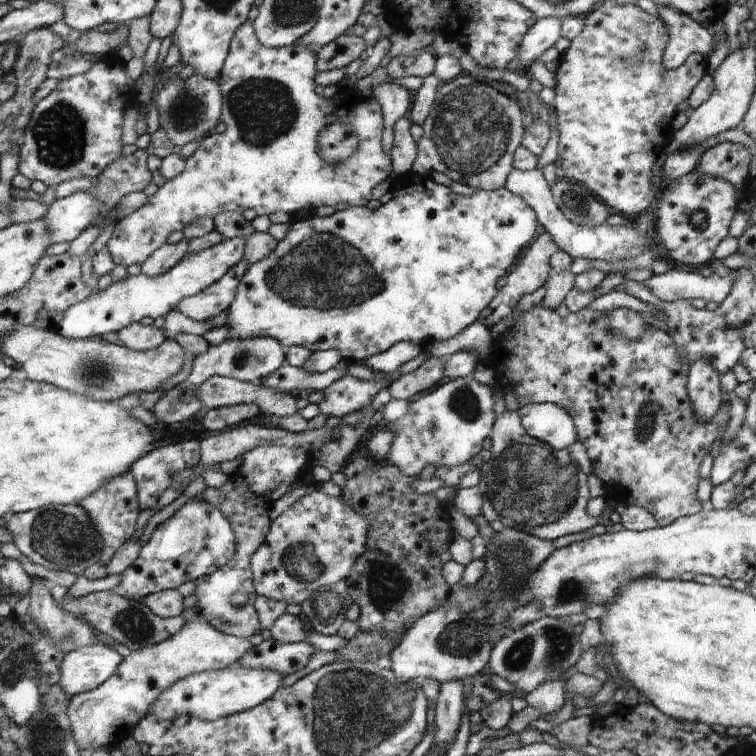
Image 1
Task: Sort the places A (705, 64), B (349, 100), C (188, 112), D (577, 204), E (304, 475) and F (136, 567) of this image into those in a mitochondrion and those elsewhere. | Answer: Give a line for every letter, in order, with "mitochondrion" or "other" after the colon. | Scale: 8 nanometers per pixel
A: other
B: other
C: mitochondrion
D: mitochondrion
E: other
F: other

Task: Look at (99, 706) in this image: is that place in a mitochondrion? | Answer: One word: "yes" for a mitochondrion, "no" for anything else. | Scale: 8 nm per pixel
no

